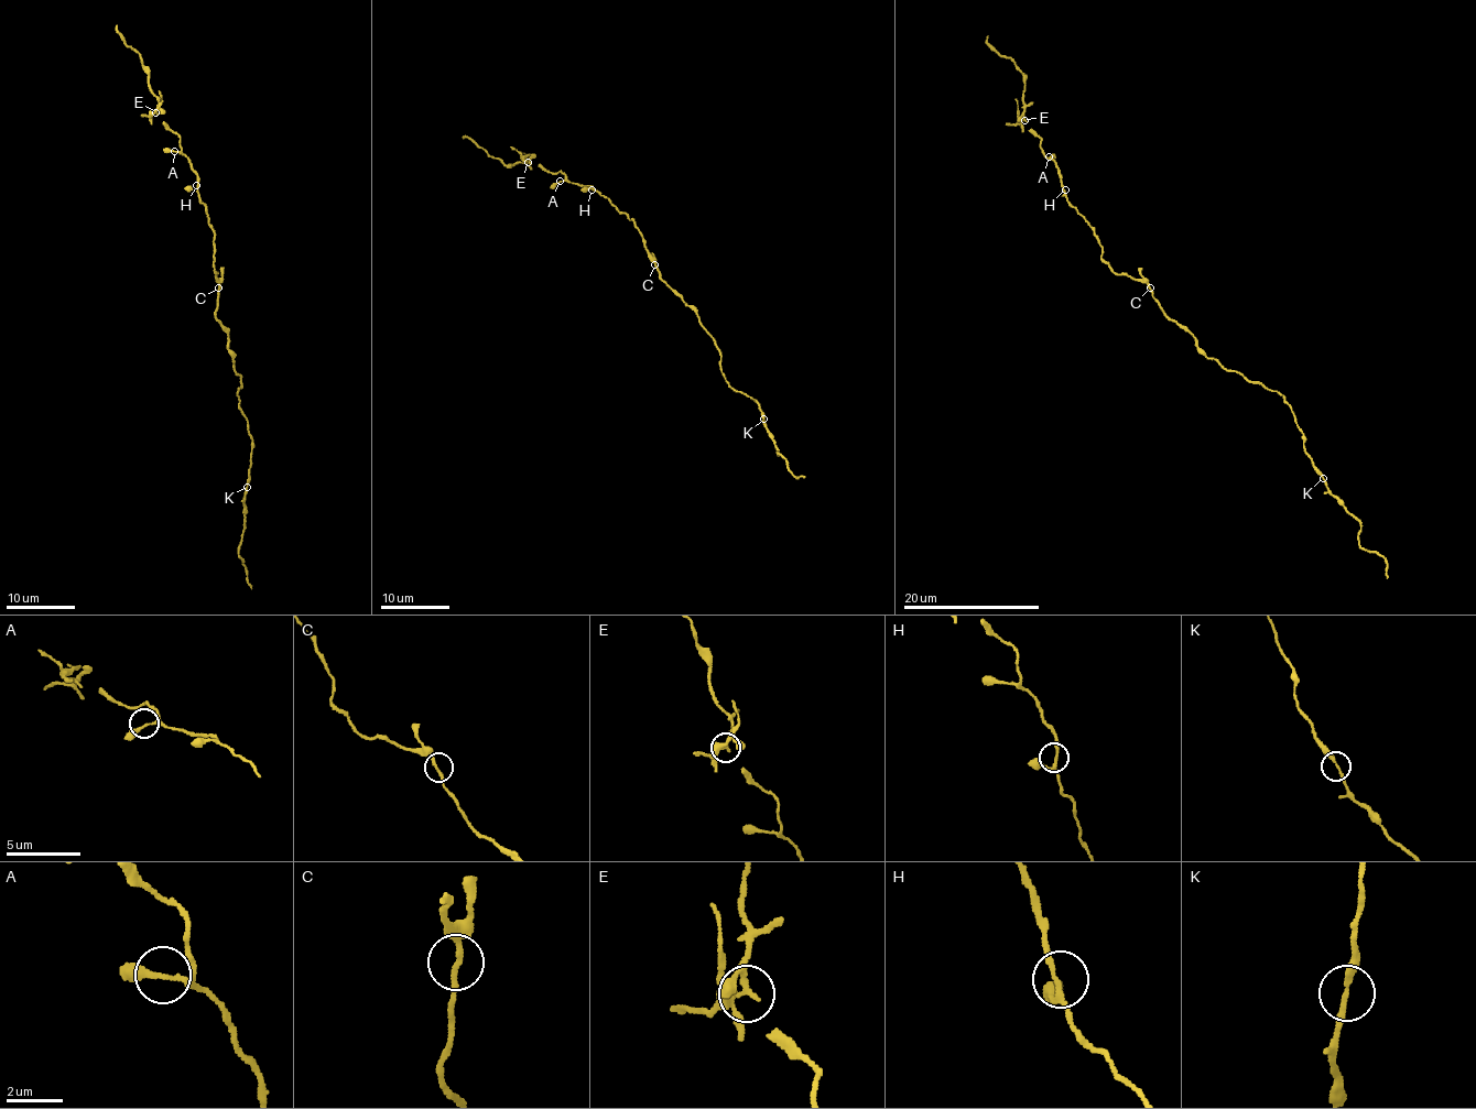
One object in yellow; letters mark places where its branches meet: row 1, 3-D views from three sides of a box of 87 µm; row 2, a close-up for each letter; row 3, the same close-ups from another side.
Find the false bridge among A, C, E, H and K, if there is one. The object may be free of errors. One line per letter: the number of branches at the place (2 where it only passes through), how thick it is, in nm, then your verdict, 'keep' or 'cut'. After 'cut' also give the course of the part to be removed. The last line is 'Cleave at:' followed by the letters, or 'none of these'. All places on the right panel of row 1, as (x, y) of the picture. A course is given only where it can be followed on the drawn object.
A: 3 | 170 nm | keep
C: 2 | 170 nm | keep
E: 3 | 140 nm | cut | (1023, 120), (1020, 118), (1016, 99)
H: 3 | 170 nm | keep
K: 2 | 200 nm | keep
Cleave at: E

